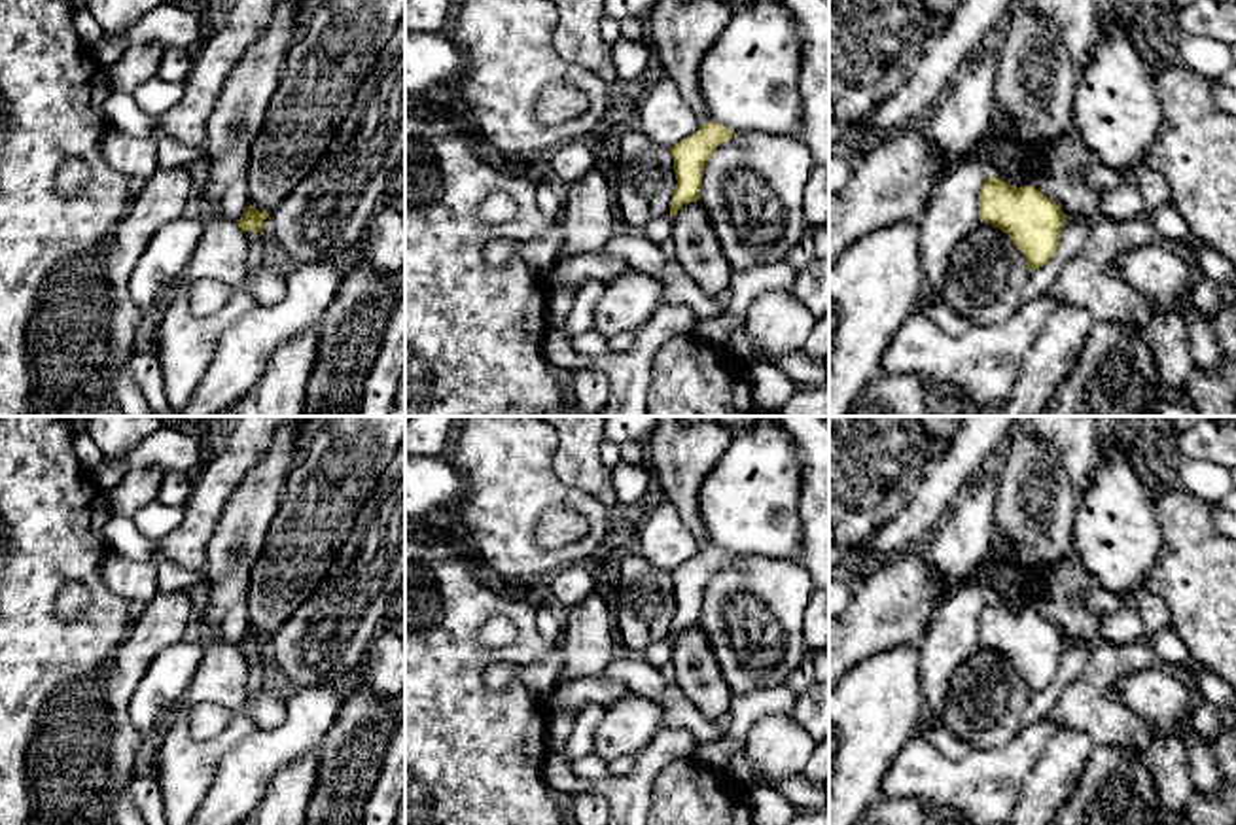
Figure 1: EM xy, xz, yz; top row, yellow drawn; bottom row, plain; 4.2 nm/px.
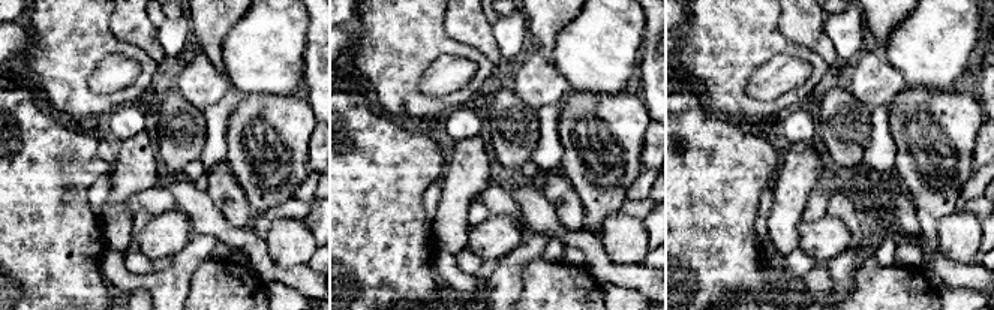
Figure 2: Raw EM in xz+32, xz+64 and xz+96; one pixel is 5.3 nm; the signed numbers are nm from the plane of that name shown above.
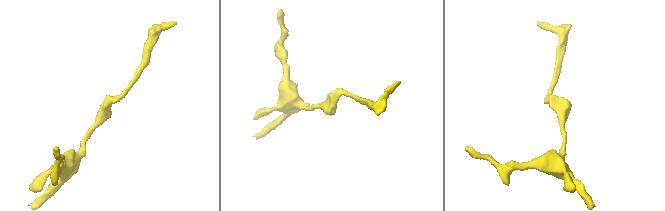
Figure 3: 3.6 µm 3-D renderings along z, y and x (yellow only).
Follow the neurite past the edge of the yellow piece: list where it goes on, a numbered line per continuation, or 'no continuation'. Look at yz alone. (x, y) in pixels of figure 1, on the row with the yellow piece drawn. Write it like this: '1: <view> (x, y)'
no continuation

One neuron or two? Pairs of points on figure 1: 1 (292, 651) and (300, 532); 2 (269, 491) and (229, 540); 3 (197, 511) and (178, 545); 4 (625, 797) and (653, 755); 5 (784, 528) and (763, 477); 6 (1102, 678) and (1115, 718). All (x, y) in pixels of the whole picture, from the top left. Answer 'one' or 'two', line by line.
1: two
2: one
3: one
4: one
5: one
6: one

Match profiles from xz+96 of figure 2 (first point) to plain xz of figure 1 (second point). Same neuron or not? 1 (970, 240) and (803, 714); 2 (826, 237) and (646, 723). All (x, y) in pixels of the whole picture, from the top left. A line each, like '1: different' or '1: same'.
1: different
2: same

